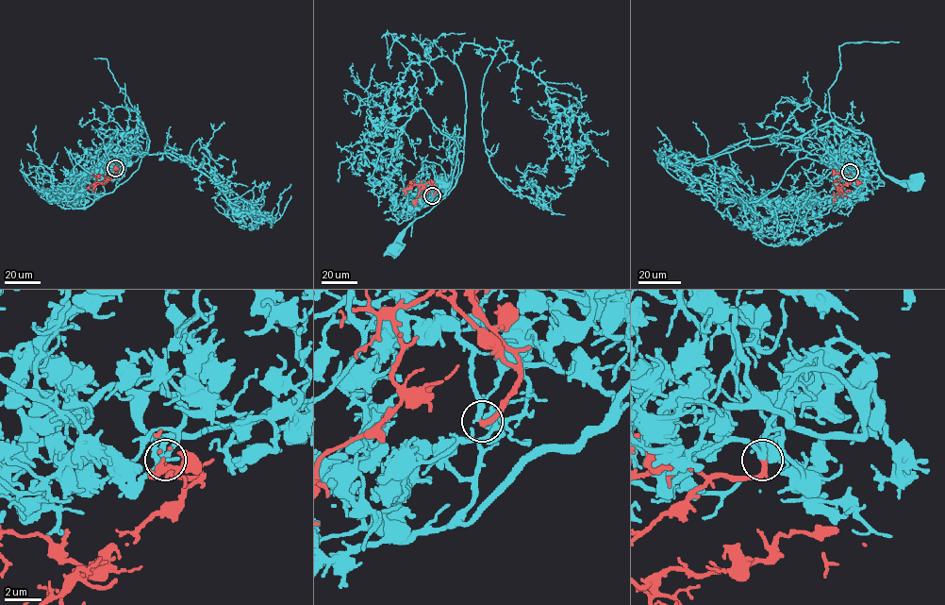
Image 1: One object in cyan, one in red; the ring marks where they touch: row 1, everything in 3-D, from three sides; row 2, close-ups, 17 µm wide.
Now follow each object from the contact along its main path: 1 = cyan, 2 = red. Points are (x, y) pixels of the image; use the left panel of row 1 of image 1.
1: (115, 168), (115, 159), (143, 155), (140, 125), (114, 135), (97, 165), (74, 177)
2: (115, 168), (119, 169), (109, 180), (95, 182), (89, 189)

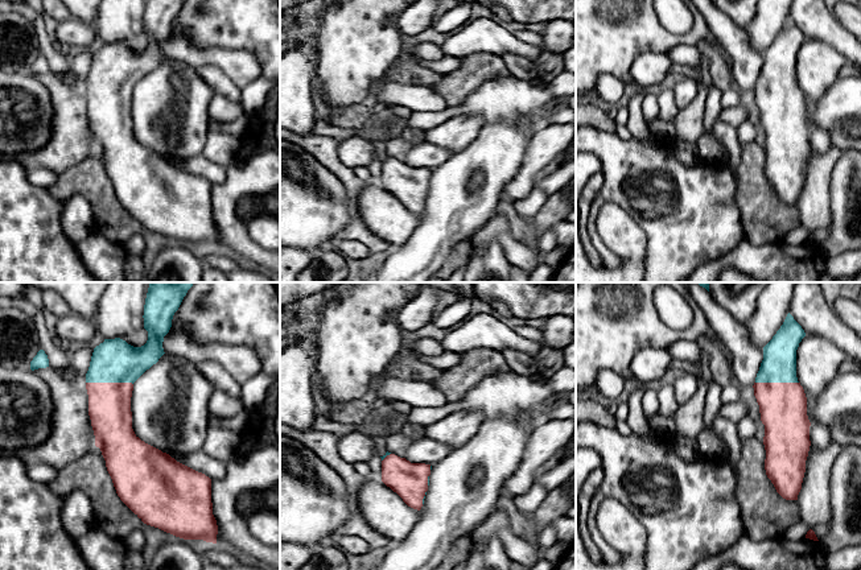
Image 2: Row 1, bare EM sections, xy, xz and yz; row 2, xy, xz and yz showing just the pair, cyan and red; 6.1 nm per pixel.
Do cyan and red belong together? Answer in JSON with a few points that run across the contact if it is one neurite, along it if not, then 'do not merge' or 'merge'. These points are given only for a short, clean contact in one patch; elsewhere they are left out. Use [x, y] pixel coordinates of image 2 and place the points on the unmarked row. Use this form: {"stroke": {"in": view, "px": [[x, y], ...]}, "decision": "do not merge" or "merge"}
{"decision": "merge"}

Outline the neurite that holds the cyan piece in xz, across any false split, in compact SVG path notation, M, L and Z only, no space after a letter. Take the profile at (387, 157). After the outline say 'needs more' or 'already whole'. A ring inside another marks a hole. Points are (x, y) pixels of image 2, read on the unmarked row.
M388 156L380 162L382 186L396 197L408 211L420 215L428 195L432 170L411 168Z | needs more

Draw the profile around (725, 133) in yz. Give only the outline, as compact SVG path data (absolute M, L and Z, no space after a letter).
M717 120L709 133L726 148L730 166L736 170L741 158L741 144L737 136L737 128L722 120Z

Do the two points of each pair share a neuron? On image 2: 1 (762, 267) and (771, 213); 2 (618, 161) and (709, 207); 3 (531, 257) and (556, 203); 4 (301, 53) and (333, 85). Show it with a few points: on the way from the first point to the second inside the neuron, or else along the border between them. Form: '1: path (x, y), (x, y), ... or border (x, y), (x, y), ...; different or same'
1: border (745, 236), (754, 244), (782, 240); different
2: path (641, 168), (670, 169), (687, 186); same
3: border (505, 217), (510, 234), (522, 243); different
4: border (314, 58), (316, 70); different

